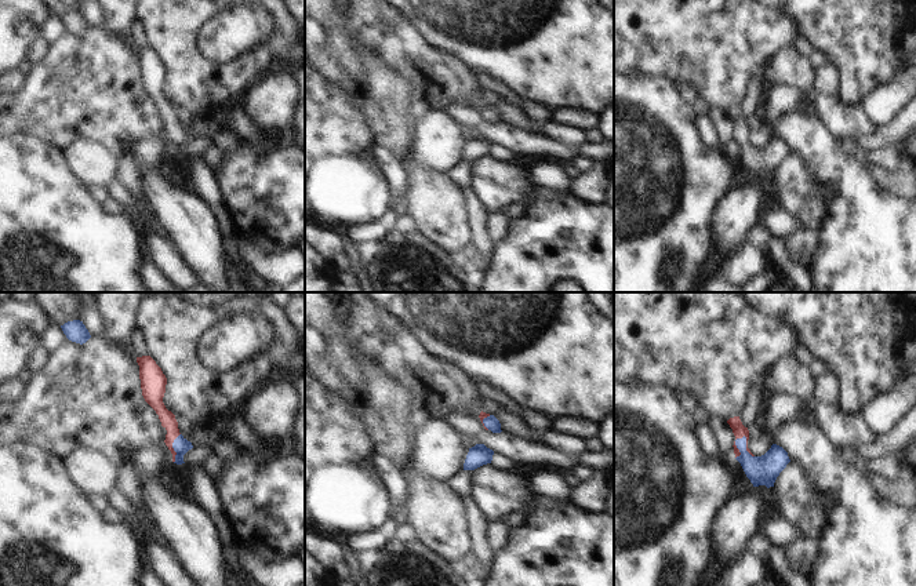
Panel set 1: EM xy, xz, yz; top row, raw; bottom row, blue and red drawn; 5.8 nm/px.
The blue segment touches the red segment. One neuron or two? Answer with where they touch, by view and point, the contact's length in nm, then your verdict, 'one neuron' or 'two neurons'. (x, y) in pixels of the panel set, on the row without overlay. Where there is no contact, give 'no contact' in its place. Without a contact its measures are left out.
meets blue in yz at (745, 134); contact 160 nm long; one neuron

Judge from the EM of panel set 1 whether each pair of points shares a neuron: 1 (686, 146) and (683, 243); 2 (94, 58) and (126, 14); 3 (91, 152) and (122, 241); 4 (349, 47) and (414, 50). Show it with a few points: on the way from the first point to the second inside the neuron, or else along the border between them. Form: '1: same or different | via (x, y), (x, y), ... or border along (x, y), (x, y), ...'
1: same | via (687, 170), (689, 185), (684, 190), (683, 219)
2: different | border along (105, 26), (128, 40)
3: different | border along (69, 162), (73, 171), (90, 188)
4: same | via (366, 43), (397, 43)

